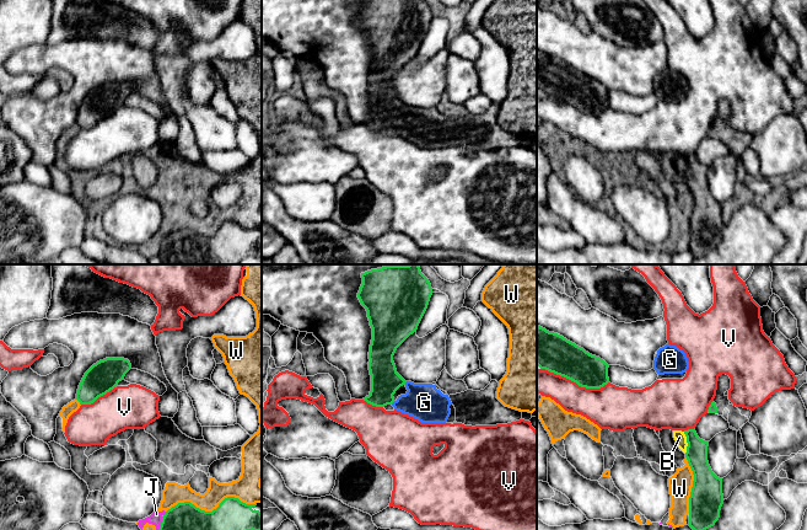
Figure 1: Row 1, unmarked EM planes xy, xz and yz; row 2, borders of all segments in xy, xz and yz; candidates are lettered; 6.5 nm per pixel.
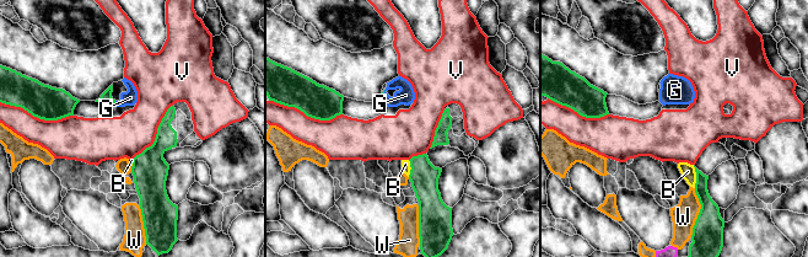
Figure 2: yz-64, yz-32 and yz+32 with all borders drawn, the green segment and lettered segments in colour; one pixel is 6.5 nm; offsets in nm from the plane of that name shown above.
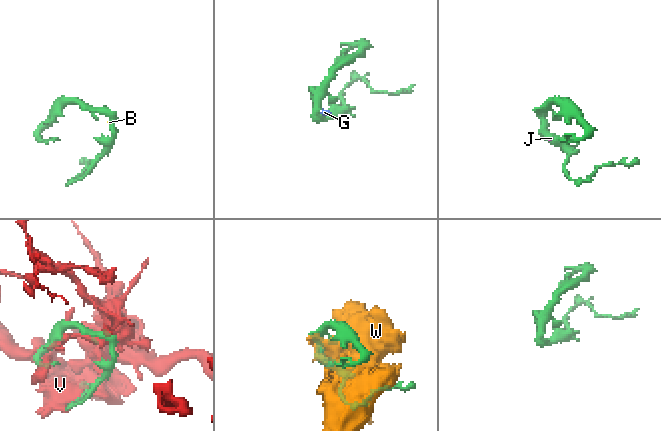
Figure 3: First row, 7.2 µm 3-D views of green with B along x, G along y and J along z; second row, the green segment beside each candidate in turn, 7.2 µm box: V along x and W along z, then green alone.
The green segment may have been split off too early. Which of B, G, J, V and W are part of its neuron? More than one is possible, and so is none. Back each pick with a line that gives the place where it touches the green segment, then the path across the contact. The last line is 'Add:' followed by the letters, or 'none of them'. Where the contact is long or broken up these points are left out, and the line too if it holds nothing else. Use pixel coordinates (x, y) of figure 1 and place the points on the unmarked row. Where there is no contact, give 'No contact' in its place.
G: Touches green at xz (405, 106). Path across: xz (385, 105), (405, 106), (424, 127)
Add: G

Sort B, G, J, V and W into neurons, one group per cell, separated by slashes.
B J W / G / V

